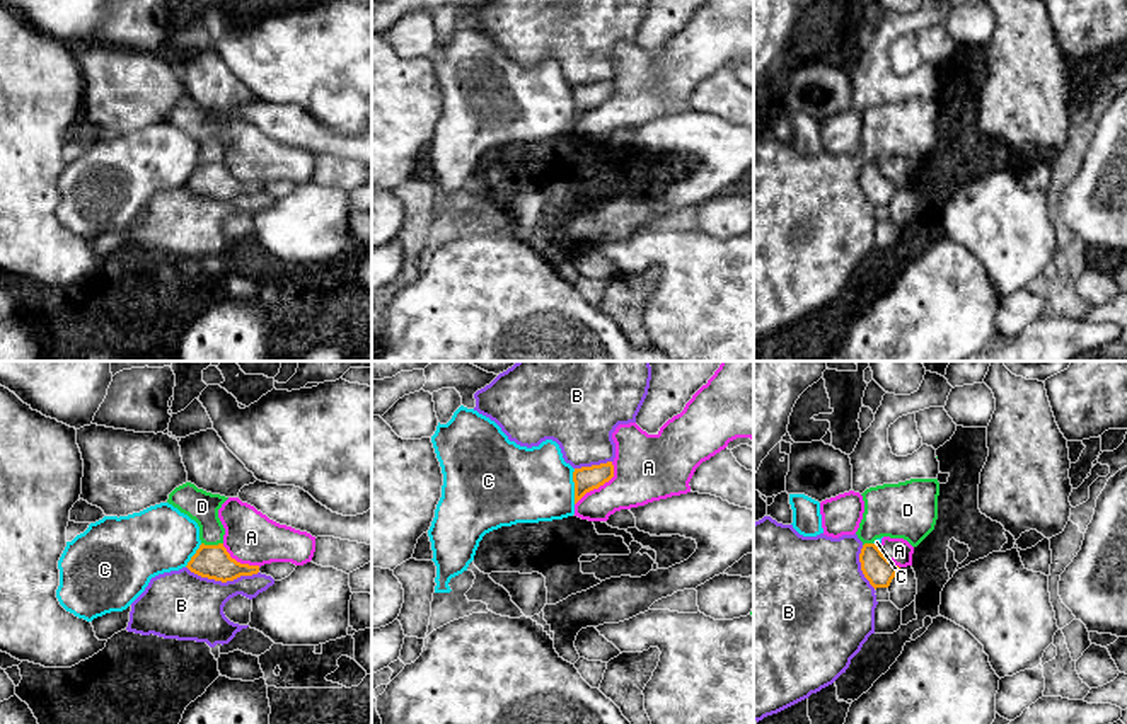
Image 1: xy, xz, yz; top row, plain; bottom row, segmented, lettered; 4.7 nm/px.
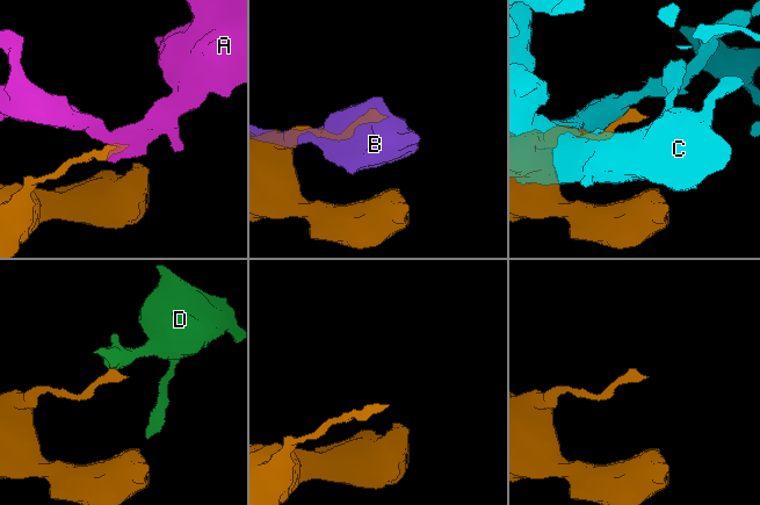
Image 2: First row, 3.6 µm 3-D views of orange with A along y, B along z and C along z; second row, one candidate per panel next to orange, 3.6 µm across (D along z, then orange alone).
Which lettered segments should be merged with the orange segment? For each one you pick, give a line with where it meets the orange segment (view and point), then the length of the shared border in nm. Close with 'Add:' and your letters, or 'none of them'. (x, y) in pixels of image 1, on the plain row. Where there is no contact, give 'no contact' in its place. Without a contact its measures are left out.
Add: none of them

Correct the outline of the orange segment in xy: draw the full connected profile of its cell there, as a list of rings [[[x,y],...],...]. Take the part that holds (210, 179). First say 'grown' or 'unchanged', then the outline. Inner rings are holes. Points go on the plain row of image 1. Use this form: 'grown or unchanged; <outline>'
unchanged; [[[201,162],[186,186],[201,196],[222,201],[259,191],[259,184],[240,182],[235,177],[232,177],[223,162],[218,164]]]

